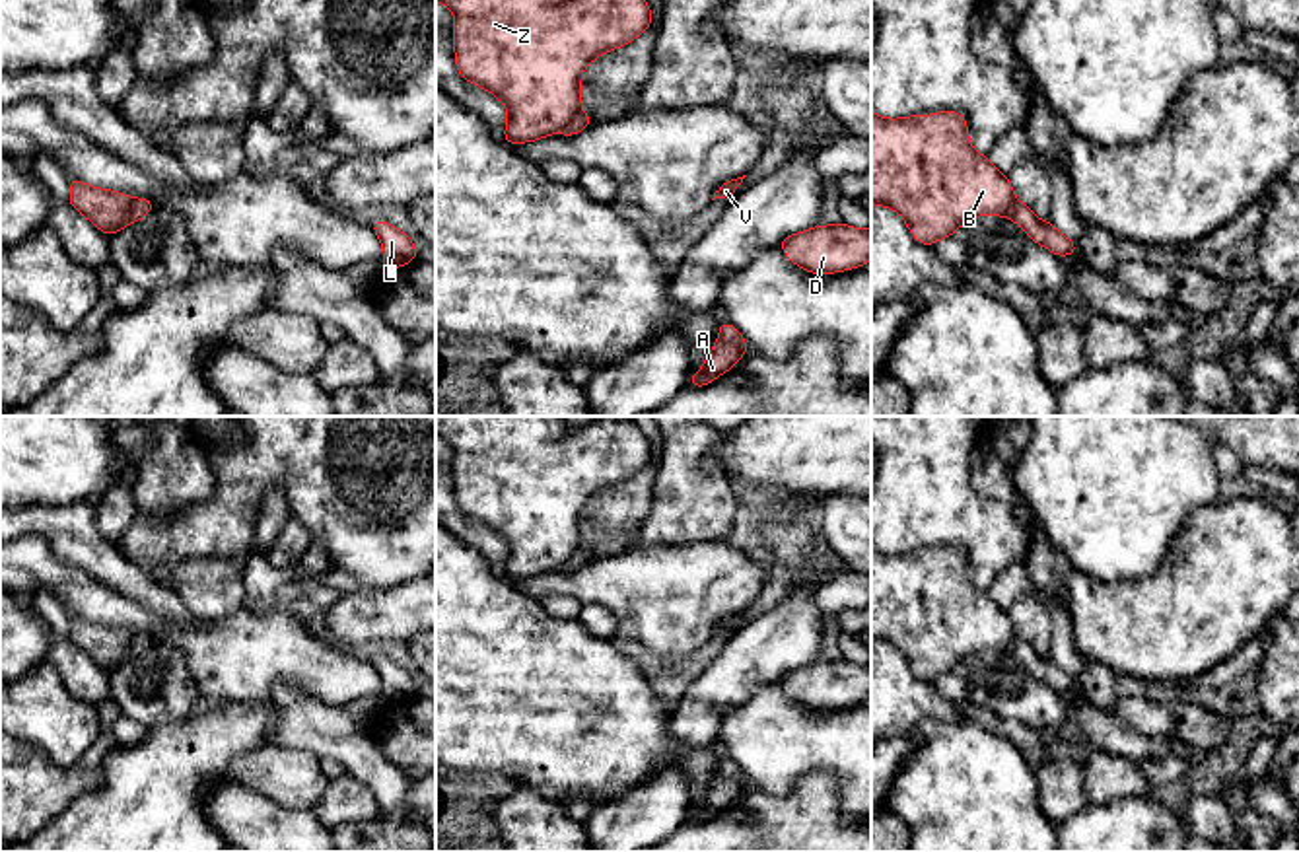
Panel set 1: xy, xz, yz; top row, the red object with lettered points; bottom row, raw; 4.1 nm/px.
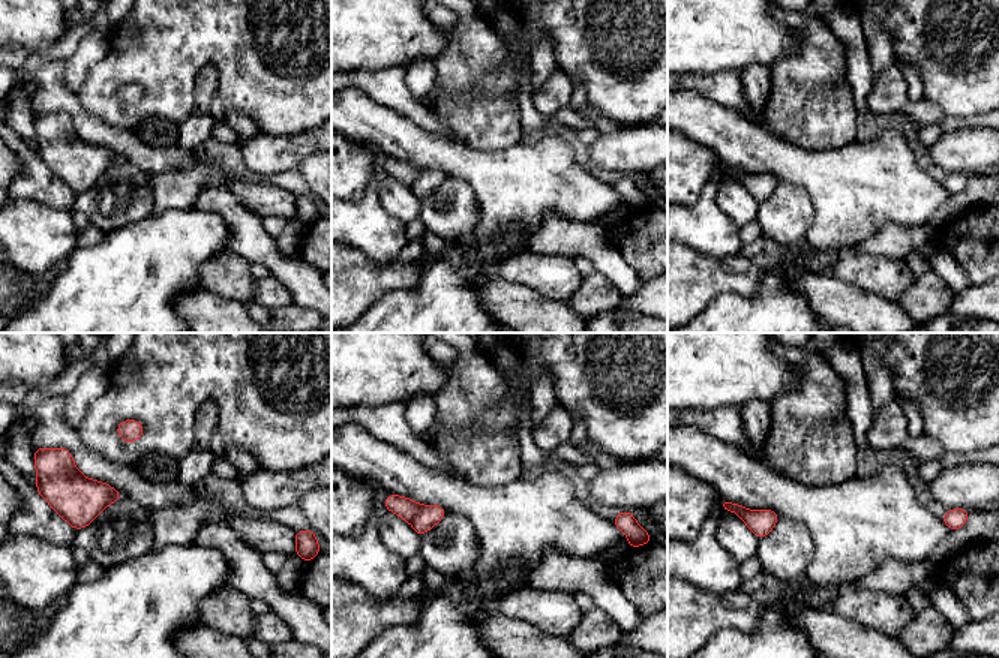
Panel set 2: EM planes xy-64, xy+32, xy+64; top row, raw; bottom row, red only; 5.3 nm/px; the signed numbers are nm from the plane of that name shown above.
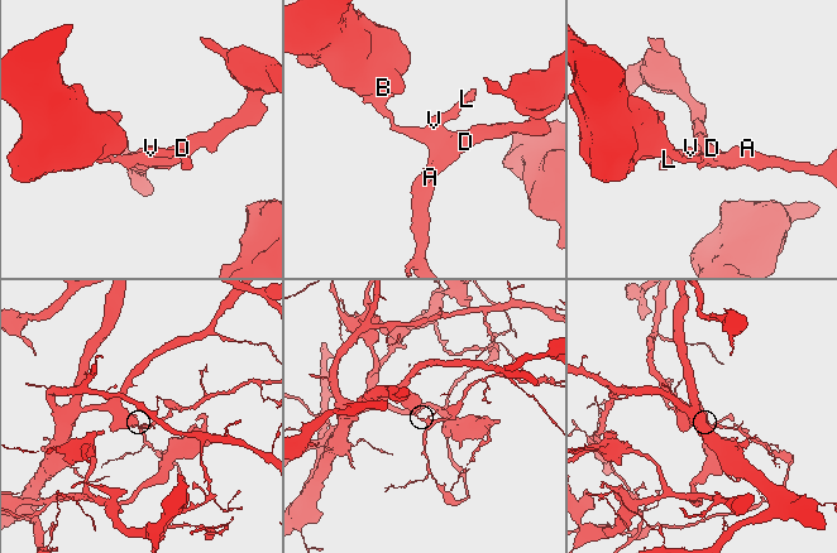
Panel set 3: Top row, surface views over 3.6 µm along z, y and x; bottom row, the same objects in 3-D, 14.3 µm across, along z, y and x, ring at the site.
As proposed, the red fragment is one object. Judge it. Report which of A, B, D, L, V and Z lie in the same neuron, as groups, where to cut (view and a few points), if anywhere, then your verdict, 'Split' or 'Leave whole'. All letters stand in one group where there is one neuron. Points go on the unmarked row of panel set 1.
Groups: A D L V / B Z. Split along xy (135, 635), (129, 650), (113, 668). Split

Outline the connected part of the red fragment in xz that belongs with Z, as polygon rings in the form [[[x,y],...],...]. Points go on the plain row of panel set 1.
[[[436,416],[436,438],[445,440],[453,455],[453,486],[461,514],[496,531],[508,545],[508,560],[504,574],[515,582],[521,578],[541,576],[560,568],[581,547],[581,508],[601,490],[632,479],[651,461],[651,444],[634,420],[618,420],[616,416],[599,416],[593,422],[572,428],[568,416]]]

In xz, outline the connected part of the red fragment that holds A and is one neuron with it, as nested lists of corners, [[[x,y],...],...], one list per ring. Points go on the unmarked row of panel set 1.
[[[721,757],[714,784],[708,790],[702,805],[690,809],[688,823],[704,823],[712,819],[716,813],[729,807],[745,788],[749,788],[747,776],[731,759]]]

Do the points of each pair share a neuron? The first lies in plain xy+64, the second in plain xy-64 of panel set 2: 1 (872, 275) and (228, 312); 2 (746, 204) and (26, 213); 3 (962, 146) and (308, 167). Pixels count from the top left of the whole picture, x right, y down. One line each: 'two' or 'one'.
1: two
2: two
3: two

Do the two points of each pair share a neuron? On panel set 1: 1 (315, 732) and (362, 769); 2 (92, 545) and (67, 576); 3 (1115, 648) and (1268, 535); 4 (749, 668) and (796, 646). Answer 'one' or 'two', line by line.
1: one
2: two
3: one
4: one

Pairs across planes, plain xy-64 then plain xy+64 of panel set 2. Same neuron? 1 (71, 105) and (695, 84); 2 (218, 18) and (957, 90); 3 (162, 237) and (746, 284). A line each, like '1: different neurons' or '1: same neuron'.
1: same neuron
2: same neuron
3: different neurons

